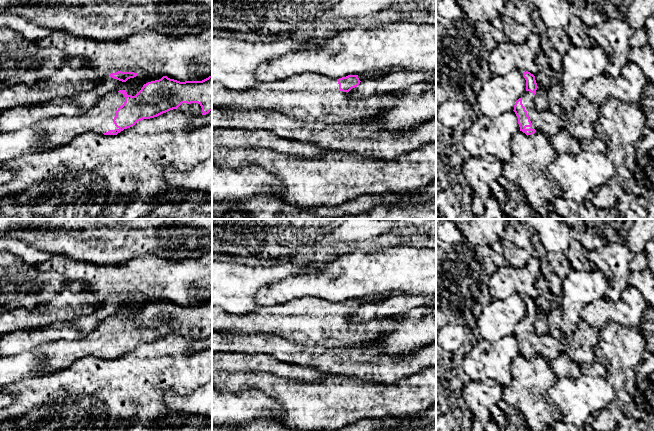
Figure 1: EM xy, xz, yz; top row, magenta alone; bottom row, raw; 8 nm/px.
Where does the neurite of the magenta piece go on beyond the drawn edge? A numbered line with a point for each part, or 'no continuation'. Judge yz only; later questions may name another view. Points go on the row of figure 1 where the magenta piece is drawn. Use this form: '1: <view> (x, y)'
1: yz (546, 122)

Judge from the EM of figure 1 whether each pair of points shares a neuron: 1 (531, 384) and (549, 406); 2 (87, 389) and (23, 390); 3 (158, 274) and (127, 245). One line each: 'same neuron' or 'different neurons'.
1: same neuron
2: same neuron
3: different neurons

